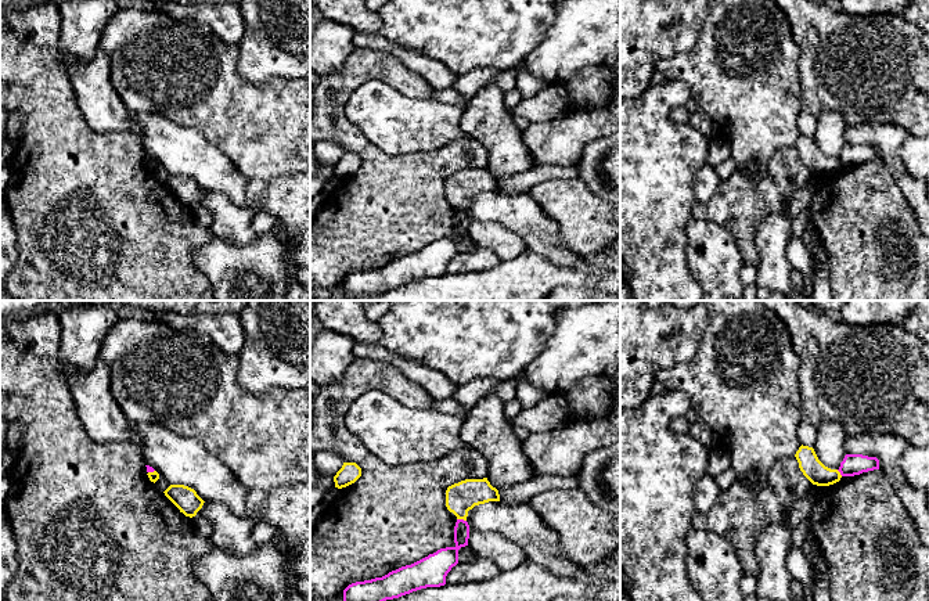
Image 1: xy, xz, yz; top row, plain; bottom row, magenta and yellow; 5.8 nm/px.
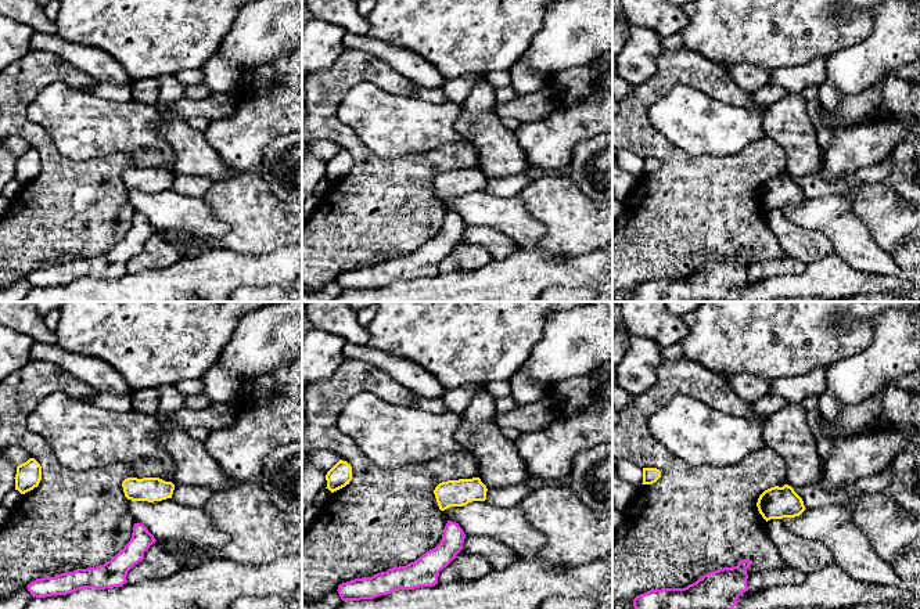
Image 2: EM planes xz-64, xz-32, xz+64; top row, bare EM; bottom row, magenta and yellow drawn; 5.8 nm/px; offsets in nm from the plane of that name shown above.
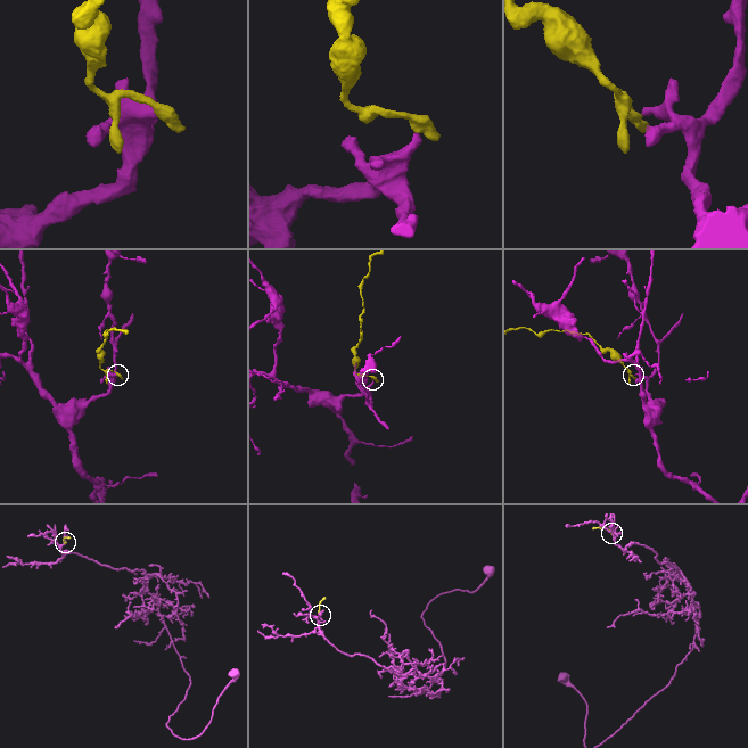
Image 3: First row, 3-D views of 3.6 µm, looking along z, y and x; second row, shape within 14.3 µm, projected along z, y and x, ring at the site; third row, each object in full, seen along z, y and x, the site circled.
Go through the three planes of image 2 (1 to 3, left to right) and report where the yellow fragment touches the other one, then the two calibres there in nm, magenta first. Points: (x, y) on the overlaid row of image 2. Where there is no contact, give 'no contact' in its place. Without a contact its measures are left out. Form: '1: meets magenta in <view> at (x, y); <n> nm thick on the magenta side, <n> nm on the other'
1: no contact
2: no contact
3: no contact

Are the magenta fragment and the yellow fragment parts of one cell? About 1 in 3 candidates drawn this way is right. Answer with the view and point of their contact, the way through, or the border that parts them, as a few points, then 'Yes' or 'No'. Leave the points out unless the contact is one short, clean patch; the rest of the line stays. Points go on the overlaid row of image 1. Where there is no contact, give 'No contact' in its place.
Touches magenta at xz (461, 519). Boundary: xz (457, 518), (465, 521). No

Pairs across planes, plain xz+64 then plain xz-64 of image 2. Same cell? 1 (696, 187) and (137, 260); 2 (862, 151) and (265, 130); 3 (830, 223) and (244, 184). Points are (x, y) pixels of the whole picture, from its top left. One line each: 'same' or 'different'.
1: different
2: same
3: different

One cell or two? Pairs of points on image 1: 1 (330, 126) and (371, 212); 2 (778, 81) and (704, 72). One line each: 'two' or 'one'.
1: one
2: one

